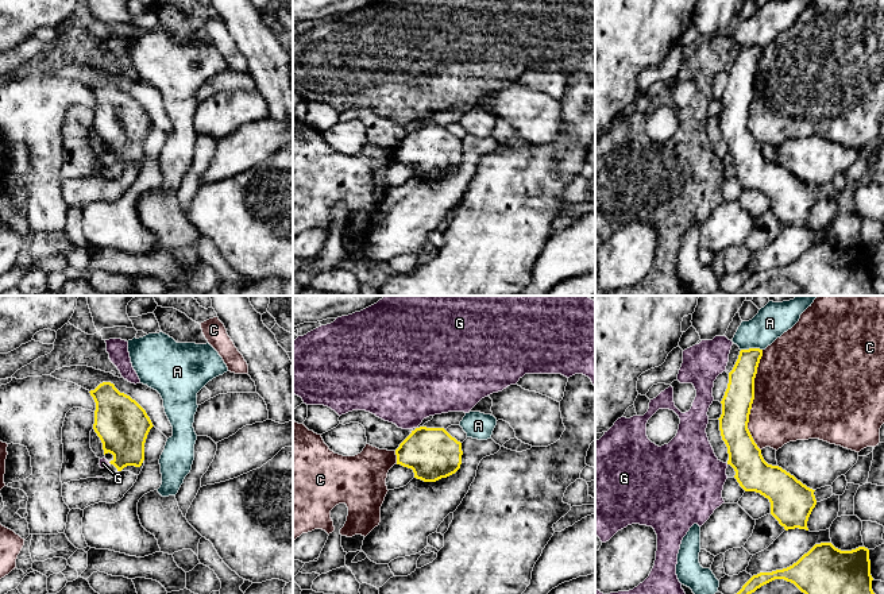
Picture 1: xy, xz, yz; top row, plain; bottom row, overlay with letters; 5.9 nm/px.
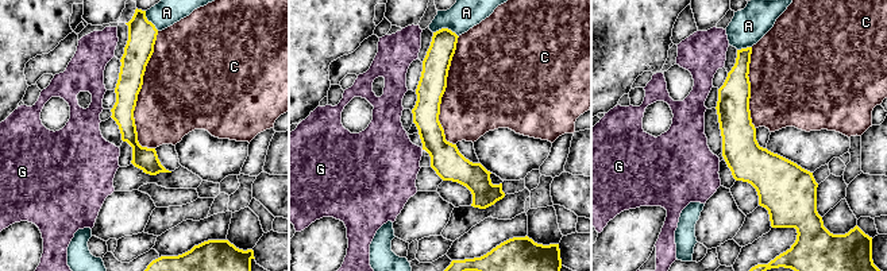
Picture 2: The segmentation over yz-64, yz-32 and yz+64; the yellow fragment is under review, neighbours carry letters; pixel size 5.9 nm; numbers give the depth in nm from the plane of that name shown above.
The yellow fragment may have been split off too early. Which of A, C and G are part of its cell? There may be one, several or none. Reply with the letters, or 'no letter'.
no letter

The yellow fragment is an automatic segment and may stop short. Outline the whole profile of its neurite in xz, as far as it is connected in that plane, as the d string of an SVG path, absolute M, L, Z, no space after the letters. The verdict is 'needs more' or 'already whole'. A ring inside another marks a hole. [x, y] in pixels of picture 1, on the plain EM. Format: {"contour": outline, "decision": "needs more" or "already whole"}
{"contour": "M420 124L395 147L397 162L412 166L414 176L436 180L455 171L462 162L462 140L444 126Z", "decision": "already whole"}

